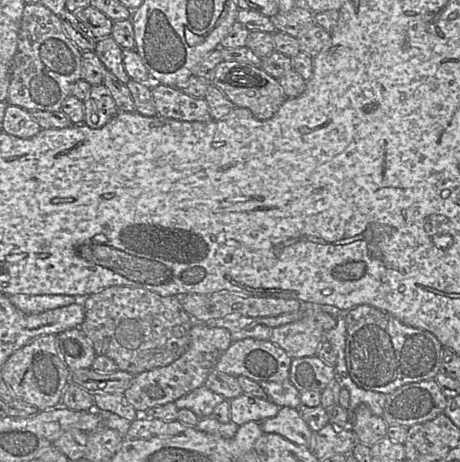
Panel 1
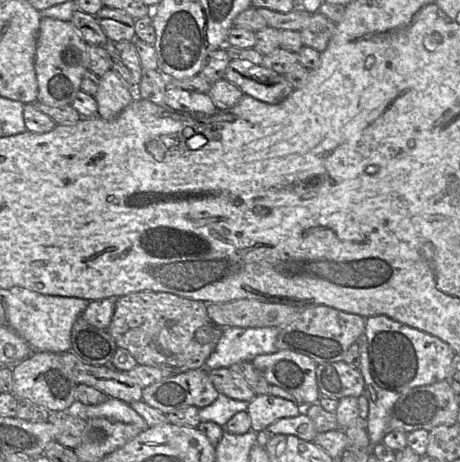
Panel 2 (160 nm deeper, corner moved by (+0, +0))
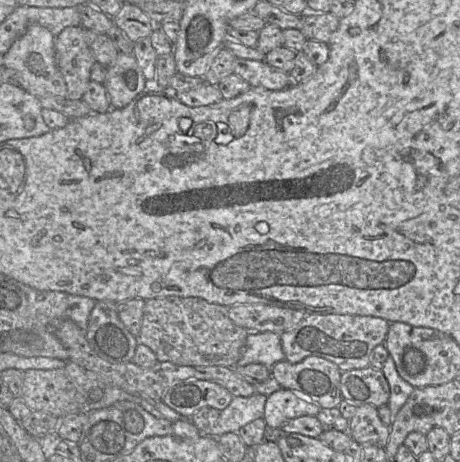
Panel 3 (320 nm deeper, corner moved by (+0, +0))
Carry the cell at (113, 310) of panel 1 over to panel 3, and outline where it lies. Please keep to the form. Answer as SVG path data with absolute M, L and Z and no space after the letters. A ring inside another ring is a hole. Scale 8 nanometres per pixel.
M169 296L145 300L138 343L149 347L158 362L234 368L244 354L248 334L230 319L228 306L198 297Z

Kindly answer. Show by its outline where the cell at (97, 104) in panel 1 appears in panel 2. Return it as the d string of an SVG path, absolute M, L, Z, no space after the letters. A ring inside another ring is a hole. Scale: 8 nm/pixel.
M112 69L99 79L99 87L94 95L98 107L97 116L111 120L129 105L136 93Z

